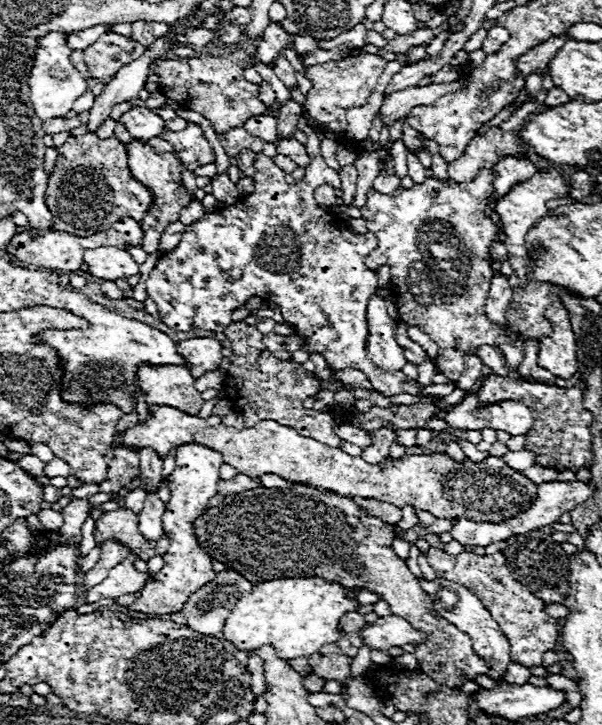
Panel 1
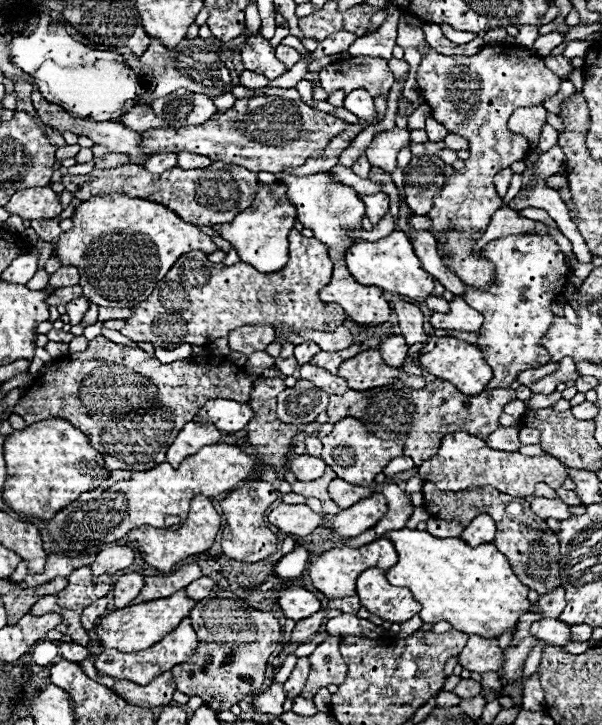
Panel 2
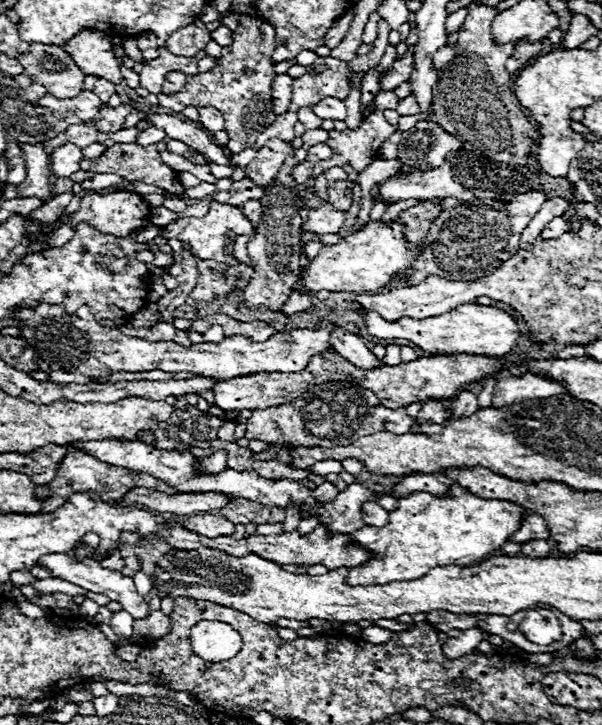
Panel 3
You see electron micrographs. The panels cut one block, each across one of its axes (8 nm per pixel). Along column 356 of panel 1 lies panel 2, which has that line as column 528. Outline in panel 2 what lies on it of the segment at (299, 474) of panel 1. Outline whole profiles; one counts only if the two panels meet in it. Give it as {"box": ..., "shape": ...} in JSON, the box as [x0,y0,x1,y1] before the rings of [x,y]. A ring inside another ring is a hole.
{"box":[418,430,576,498],"shape":[[[462,430],[448,434],[438,448],[438,454],[430,460],[424,460],[418,468],[418,478],[424,482],[434,482],[438,490],[466,490],[470,486],[494,486],[502,494],[510,494],[514,498],[528,498],[534,494],[536,484],[546,482],[552,488],[574,490],[576,484],[568,478],[566,466],[554,456],[524,456],[492,450],[484,440],[470,436]]]}

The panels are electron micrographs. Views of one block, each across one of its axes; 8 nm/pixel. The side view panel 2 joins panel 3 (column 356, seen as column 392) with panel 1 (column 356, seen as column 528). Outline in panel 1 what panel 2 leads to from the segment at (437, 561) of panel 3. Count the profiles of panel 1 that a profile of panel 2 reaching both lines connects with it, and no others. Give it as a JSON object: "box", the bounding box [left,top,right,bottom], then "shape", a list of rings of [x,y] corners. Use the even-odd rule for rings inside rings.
{"box":[222,578,358,660],"shape":[[[278,578],[260,582],[250,594],[242,594],[242,600],[238,600],[234,612],[226,618],[222,634],[242,652],[272,646],[282,660],[310,656],[322,646],[336,642],[342,636],[338,620],[344,612],[358,608],[358,602],[346,598],[344,592],[346,588],[340,584],[328,584],[322,578]]]}

